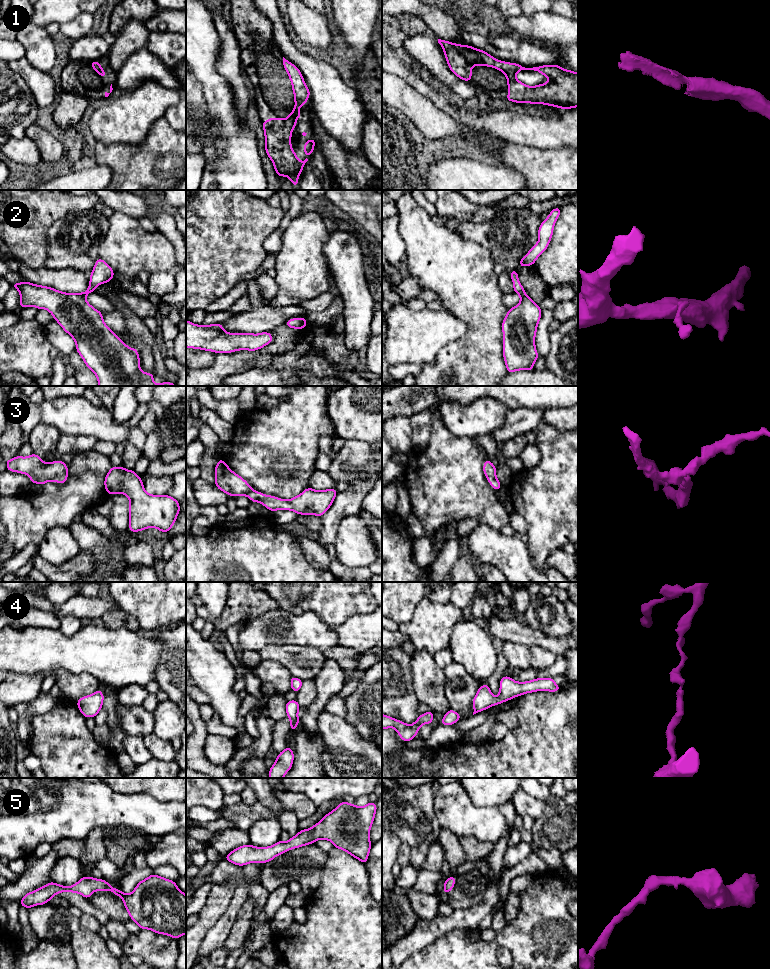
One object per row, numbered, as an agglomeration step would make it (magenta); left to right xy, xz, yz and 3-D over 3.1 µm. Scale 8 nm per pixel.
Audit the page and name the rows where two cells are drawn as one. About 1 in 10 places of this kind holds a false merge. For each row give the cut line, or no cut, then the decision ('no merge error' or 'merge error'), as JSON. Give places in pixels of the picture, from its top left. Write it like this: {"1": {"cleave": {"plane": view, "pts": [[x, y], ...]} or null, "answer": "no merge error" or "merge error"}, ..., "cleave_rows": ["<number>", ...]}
{"1": {"cleave": null, "answer": "no merge error"}, "2": {"cleave": null, "answer": "no merge error"}, "3": {"cleave": null, "answer": "no merge error"}, "4": {"cleave": null, "answer": "no merge error"}, "5": {"cleave": null, "answer": "no merge error"}, "cleave_rows": []}

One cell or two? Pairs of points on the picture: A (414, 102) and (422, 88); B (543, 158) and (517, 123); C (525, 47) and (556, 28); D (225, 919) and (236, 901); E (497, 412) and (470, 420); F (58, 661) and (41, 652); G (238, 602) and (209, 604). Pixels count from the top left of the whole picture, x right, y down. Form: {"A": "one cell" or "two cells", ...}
{"A": "two cells", "B": "two cells", "C": "two cells", "D": "one cell", "E": "one cell", "F": "one cell", "G": "two cells"}

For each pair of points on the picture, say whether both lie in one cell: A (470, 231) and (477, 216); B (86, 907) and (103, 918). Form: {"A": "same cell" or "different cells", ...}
{"A": "different cells", "B": "same cell"}

